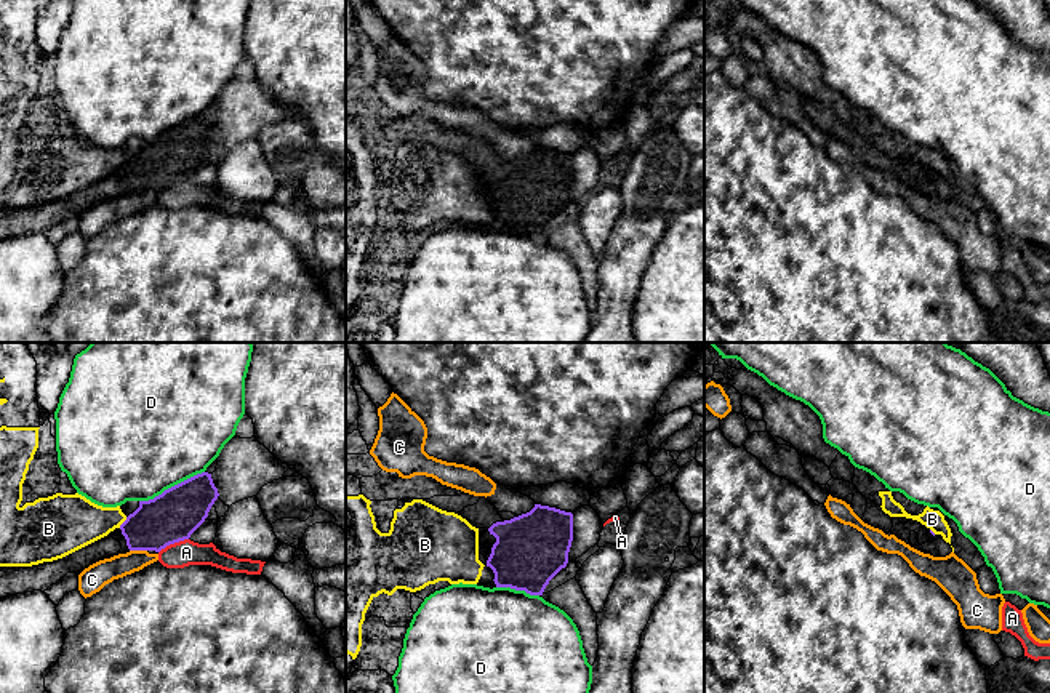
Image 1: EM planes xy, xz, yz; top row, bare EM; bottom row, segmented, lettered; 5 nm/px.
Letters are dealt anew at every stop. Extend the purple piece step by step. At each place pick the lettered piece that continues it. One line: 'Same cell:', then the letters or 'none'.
Same cell: none

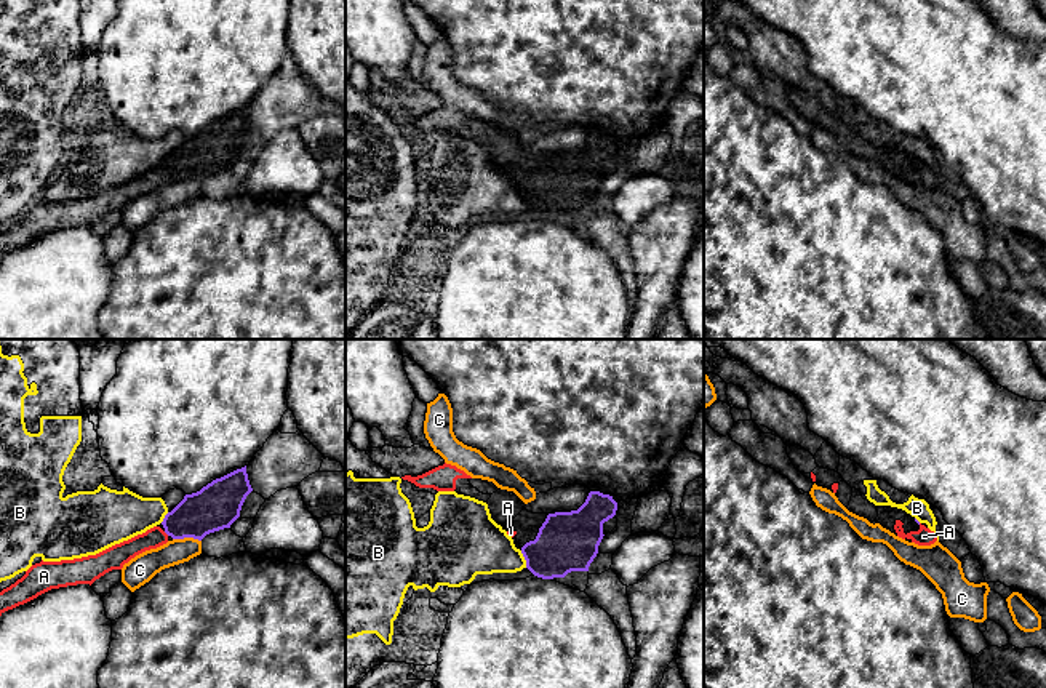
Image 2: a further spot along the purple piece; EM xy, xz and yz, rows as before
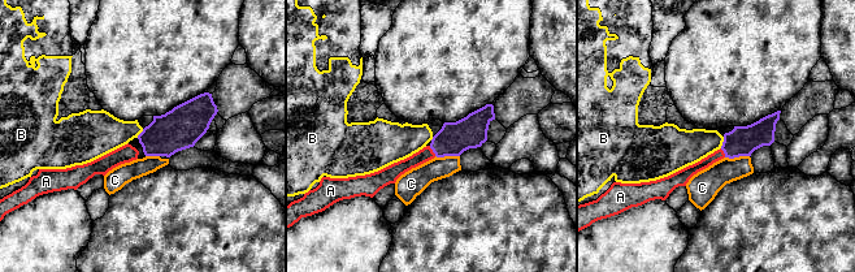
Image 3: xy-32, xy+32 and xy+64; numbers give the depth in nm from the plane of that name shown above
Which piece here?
Same cell: A

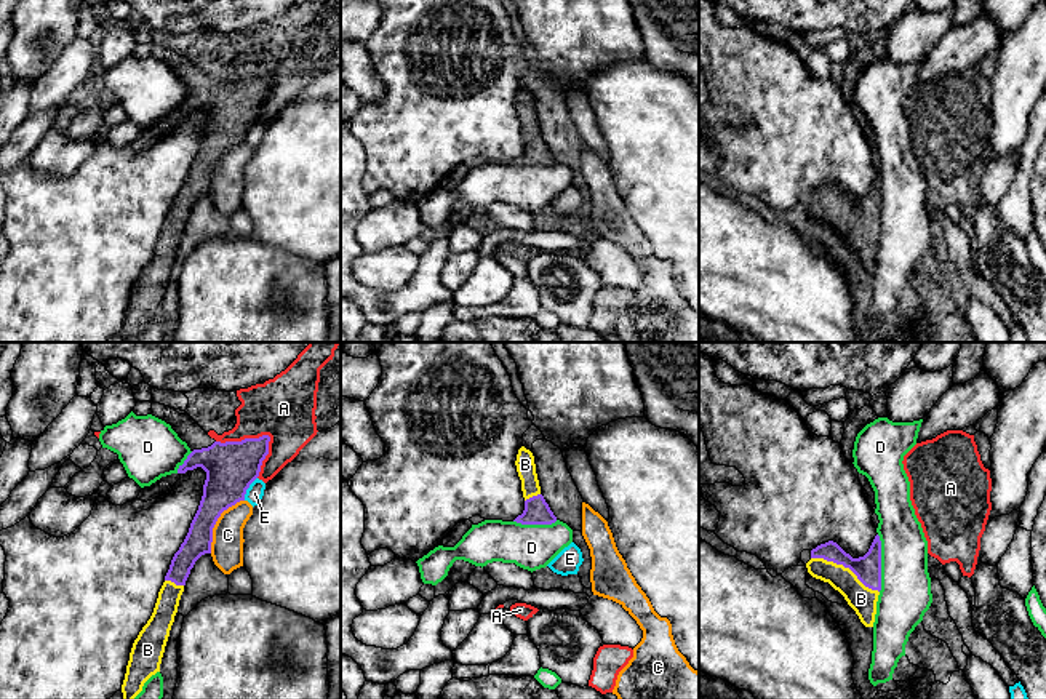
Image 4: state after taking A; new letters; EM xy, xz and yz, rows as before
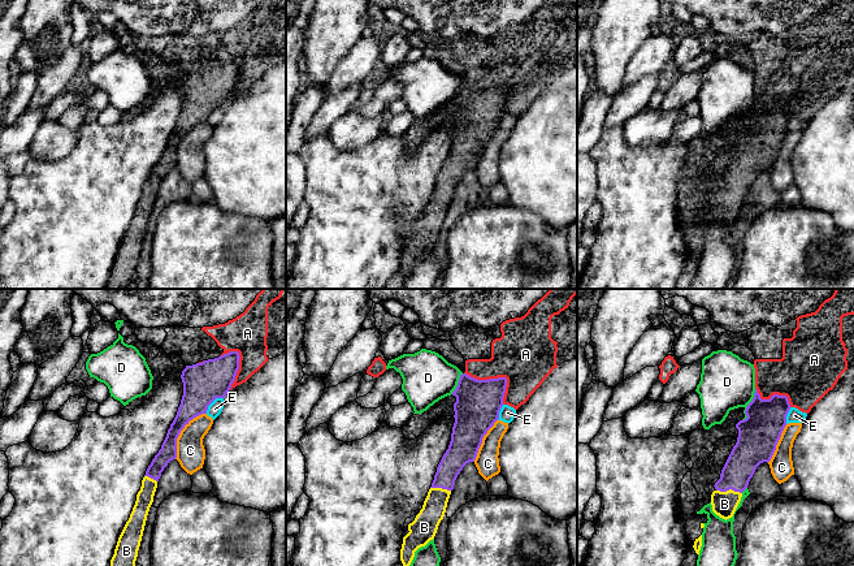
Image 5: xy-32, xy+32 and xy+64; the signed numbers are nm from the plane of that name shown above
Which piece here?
Same cell: B

